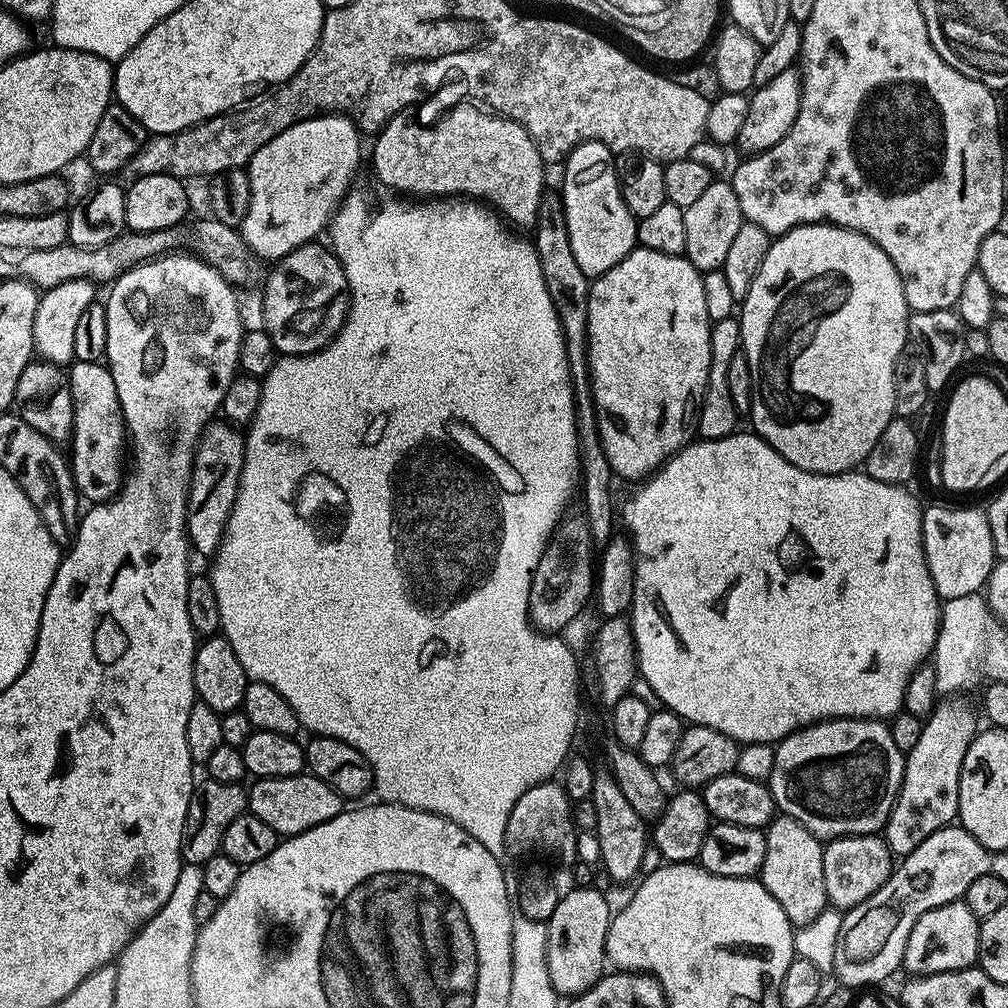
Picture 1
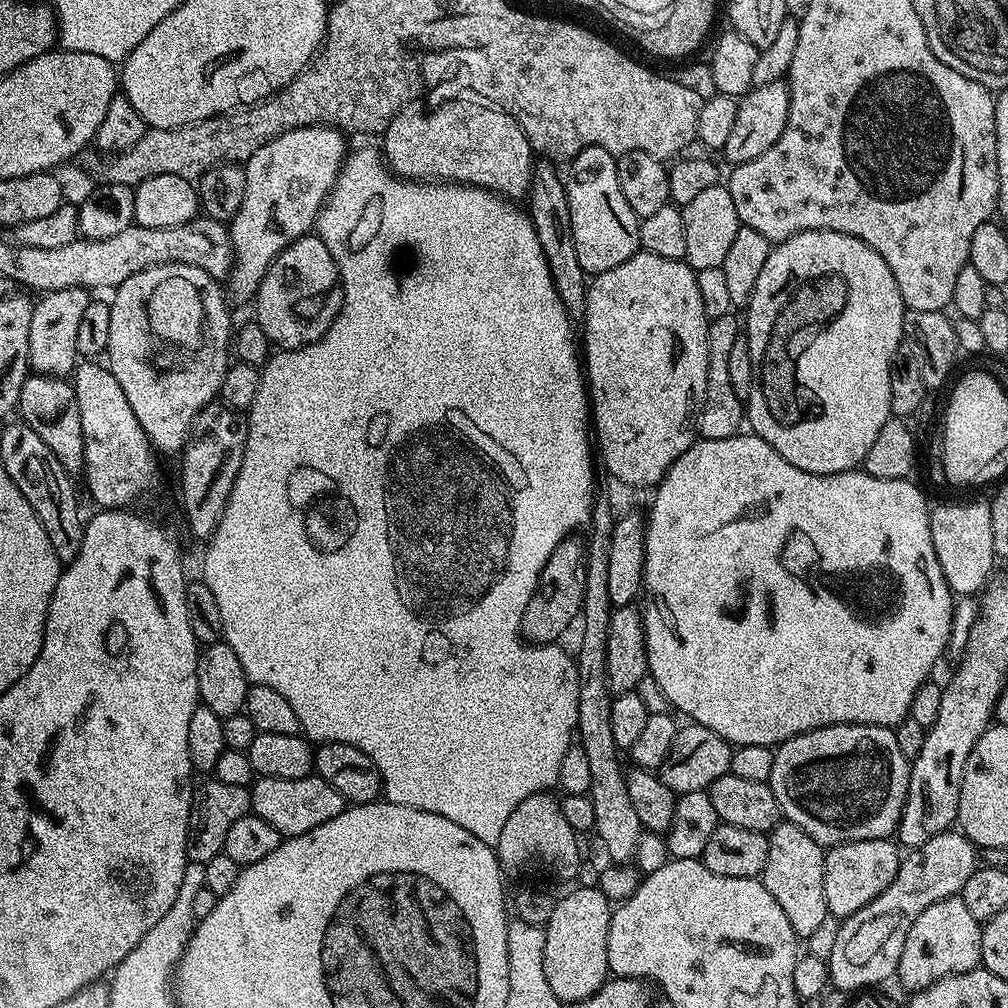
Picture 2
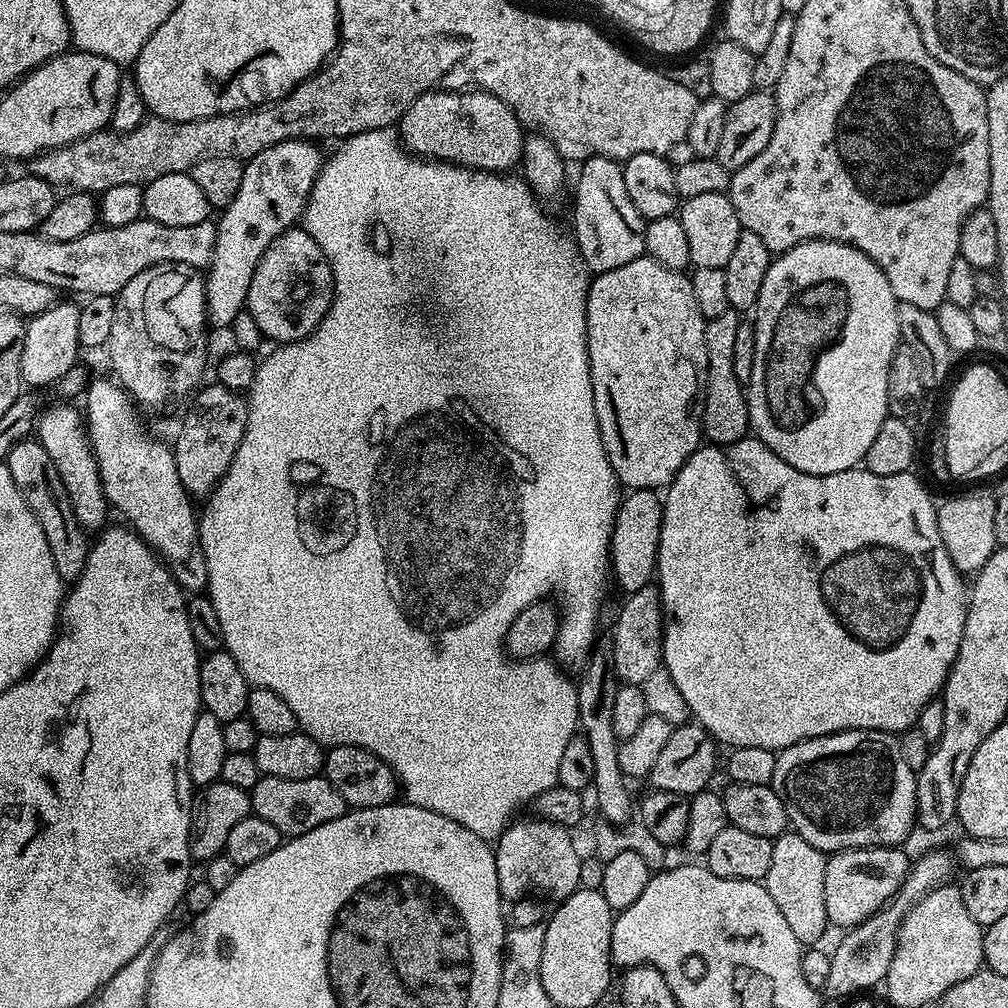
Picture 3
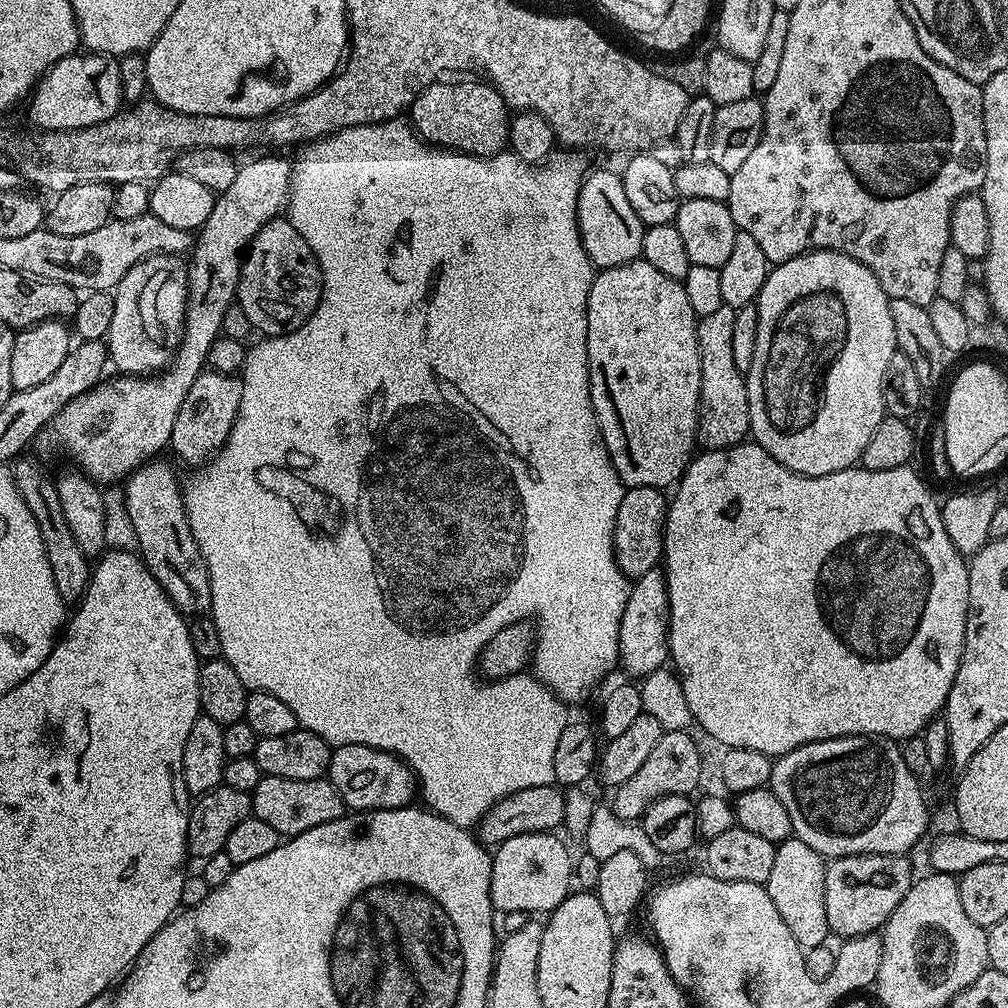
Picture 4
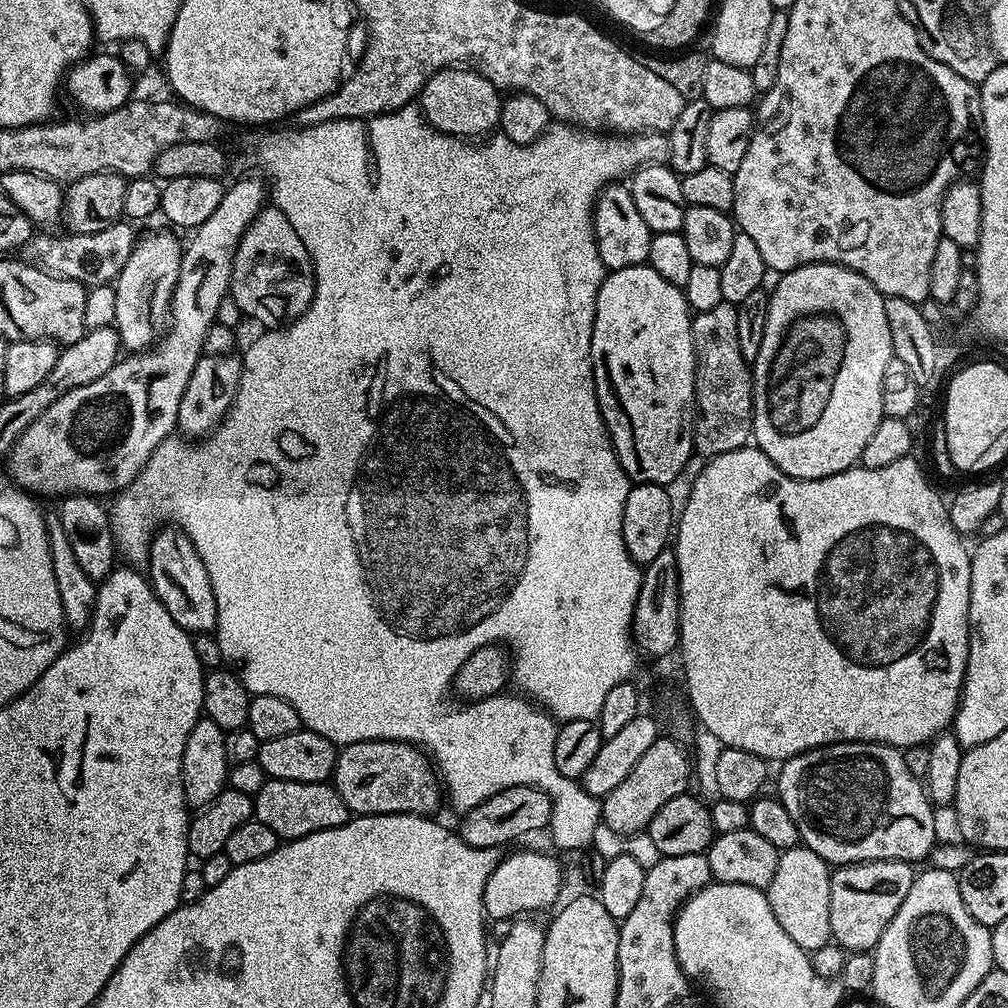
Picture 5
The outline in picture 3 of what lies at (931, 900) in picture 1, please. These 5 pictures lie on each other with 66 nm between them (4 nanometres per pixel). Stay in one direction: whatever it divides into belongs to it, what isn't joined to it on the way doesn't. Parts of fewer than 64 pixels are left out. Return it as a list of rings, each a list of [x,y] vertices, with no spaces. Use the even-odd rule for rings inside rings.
[[[934,850],[911,863],[903,886],[888,903],[884,904],[870,918],[849,929],[836,950],[831,955],[830,976],[825,989],[836,998],[848,998],[870,990],[868,988],[880,983],[887,977],[894,950],[896,949],[896,932],[901,926],[910,908],[920,901],[930,890],[947,883],[952,872],[954,860],[951,853]]]

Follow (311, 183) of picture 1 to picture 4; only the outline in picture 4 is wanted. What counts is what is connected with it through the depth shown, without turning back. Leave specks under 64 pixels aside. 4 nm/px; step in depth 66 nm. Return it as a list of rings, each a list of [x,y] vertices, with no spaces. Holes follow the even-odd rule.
[[[260,154],[257,160],[249,164],[241,163],[236,169],[234,182],[216,198],[214,210],[210,210],[210,218],[206,218],[204,225],[198,229],[198,237],[187,261],[188,269],[188,315],[184,339],[176,349],[176,356],[163,372],[155,376],[121,375],[120,380],[109,379],[101,382],[86,394],[74,398],[52,419],[50,433],[52,440],[58,447],[64,448],[68,456],[77,460],[79,471],[101,486],[107,486],[117,480],[123,481],[133,470],[141,464],[147,464],[153,459],[155,452],[167,449],[172,443],[174,418],[178,418],[178,410],[182,410],[182,402],[190,391],[190,386],[205,371],[208,363],[208,351],[214,342],[222,336],[224,327],[222,318],[226,318],[226,310],[237,303],[236,291],[240,281],[240,268],[244,264],[244,253],[247,252],[252,239],[271,220],[277,219],[288,207],[288,192],[292,189],[291,159],[283,160],[280,154]]]

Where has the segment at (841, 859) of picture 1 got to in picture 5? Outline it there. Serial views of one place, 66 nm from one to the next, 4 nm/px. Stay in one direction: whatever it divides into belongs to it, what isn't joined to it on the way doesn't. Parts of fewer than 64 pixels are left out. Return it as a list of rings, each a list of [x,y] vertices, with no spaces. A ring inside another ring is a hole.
[[[868,860],[864,864],[845,864],[831,873],[830,930],[832,939],[849,953],[871,953],[882,938],[886,926],[898,914],[902,898],[910,894],[914,879],[913,865],[907,860]]]

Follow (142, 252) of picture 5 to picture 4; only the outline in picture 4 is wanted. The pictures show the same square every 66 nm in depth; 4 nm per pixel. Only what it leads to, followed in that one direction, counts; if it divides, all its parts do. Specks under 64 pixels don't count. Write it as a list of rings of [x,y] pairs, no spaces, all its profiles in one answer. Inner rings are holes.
[[[151,256],[149,260],[143,260],[133,266],[122,278],[122,282],[114,289],[114,319],[110,321],[110,330],[106,337],[106,347],[108,349],[108,359],[111,367],[117,368],[117,373],[129,376],[143,376],[145,374],[159,374],[171,364],[176,356],[176,349],[180,347],[180,341],[184,339],[186,327],[186,317],[188,315],[188,269],[185,261],[179,256]]]

